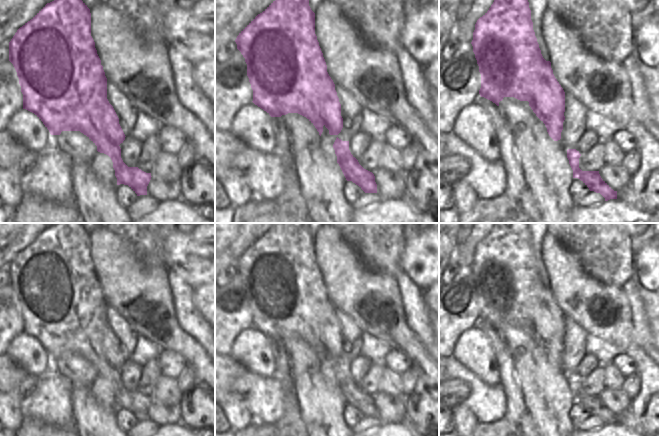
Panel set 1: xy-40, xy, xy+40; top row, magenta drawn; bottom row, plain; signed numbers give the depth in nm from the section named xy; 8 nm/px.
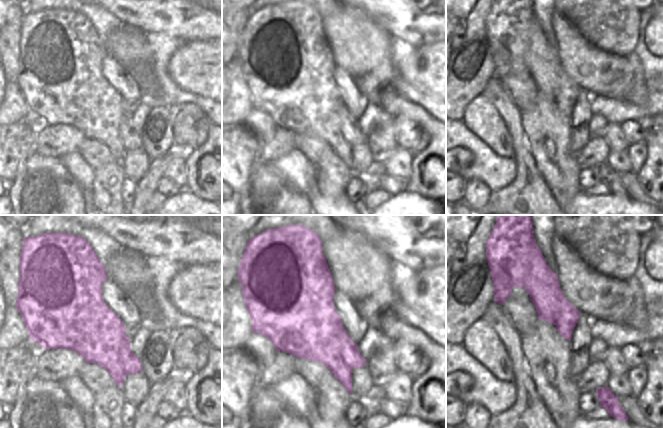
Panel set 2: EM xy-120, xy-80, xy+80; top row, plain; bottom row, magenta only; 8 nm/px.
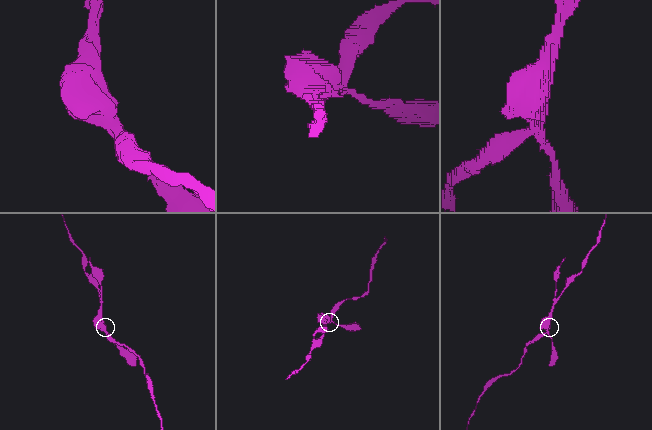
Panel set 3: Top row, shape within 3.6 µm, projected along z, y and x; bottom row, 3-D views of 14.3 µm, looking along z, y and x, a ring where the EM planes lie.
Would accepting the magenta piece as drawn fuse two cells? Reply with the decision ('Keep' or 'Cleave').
Cleave.

